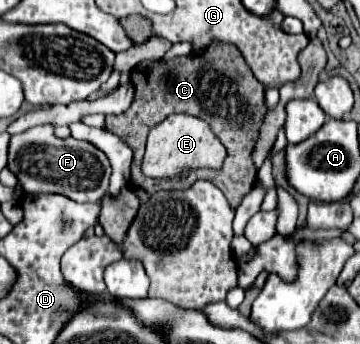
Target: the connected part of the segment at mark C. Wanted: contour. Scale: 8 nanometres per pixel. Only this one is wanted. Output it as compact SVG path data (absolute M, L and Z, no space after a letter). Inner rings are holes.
M212 45L206 51L202 51L198 57L188 55L188 57L176 57L168 63L162 61L140 63L138 69L144 71L146 85L136 87L136 97L132 107L122 115L106 117L106 129L118 135L122 141L126 141L134 151L130 189L144 203L152 197L152 193L160 189L188 189L198 179L204 179L204 181L212 181L226 195L232 209L238 209L244 195L250 193L258 181L256 165L252 161L252 149L256 147L260 127L266 117L264 87L254 79L242 53L232 45ZM174 113L188 113L212 125L212 131L228 149L228 157L220 173L194 173L186 181L158 181L158 179L148 179L142 173L140 165L144 157L148 131Z

